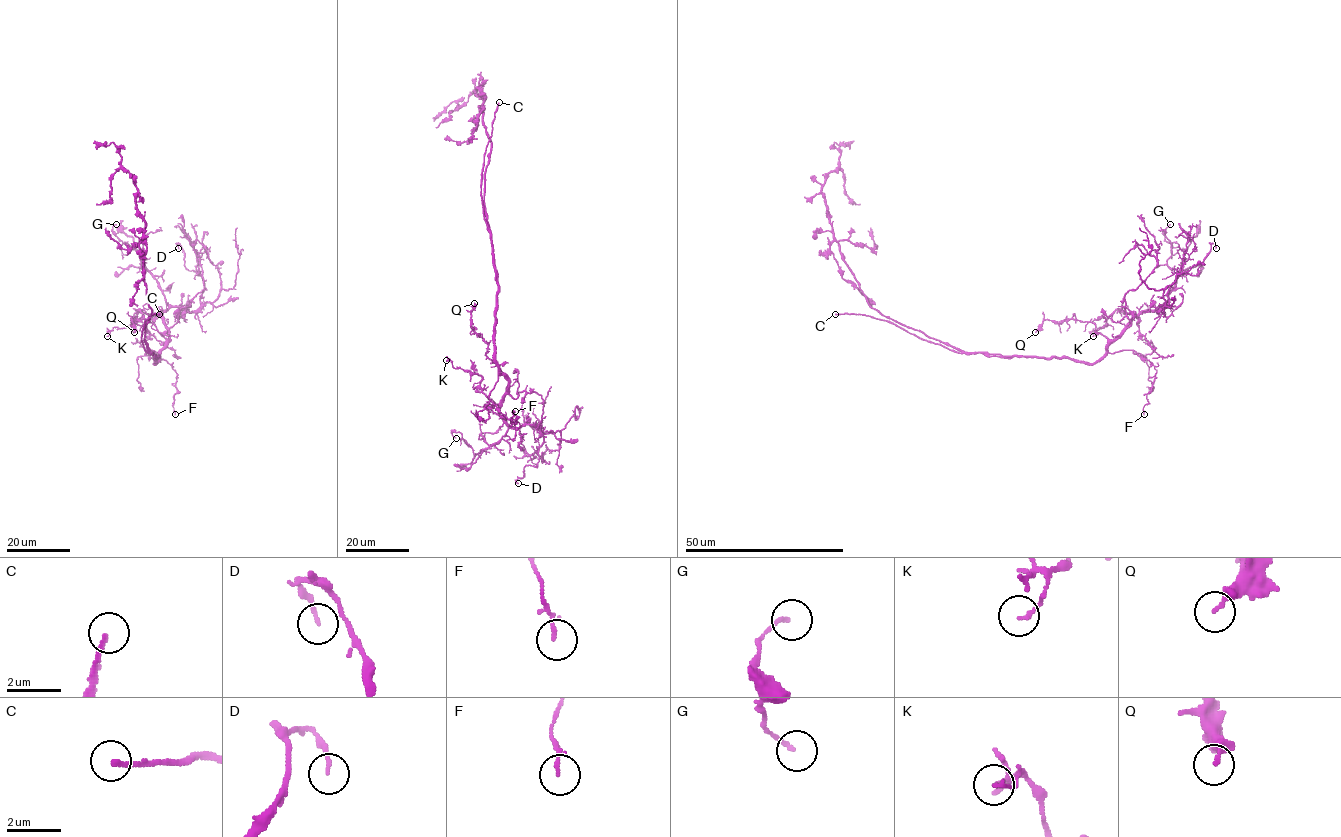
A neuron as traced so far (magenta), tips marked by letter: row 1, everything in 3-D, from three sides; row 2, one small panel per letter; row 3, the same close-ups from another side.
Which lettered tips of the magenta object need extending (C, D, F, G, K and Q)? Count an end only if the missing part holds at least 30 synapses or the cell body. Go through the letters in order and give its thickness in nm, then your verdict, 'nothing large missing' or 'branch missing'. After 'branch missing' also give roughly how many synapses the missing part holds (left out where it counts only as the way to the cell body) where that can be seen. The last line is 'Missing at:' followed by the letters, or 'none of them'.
C: 150 nm | branch missing
D: 120 nm | nothing large missing
F: 80 nm | nothing large missing
G: 110 nm | nothing large missing
K: 120 nm | nothing large missing
Q: 220 nm | nothing large missing
Missing at: C

